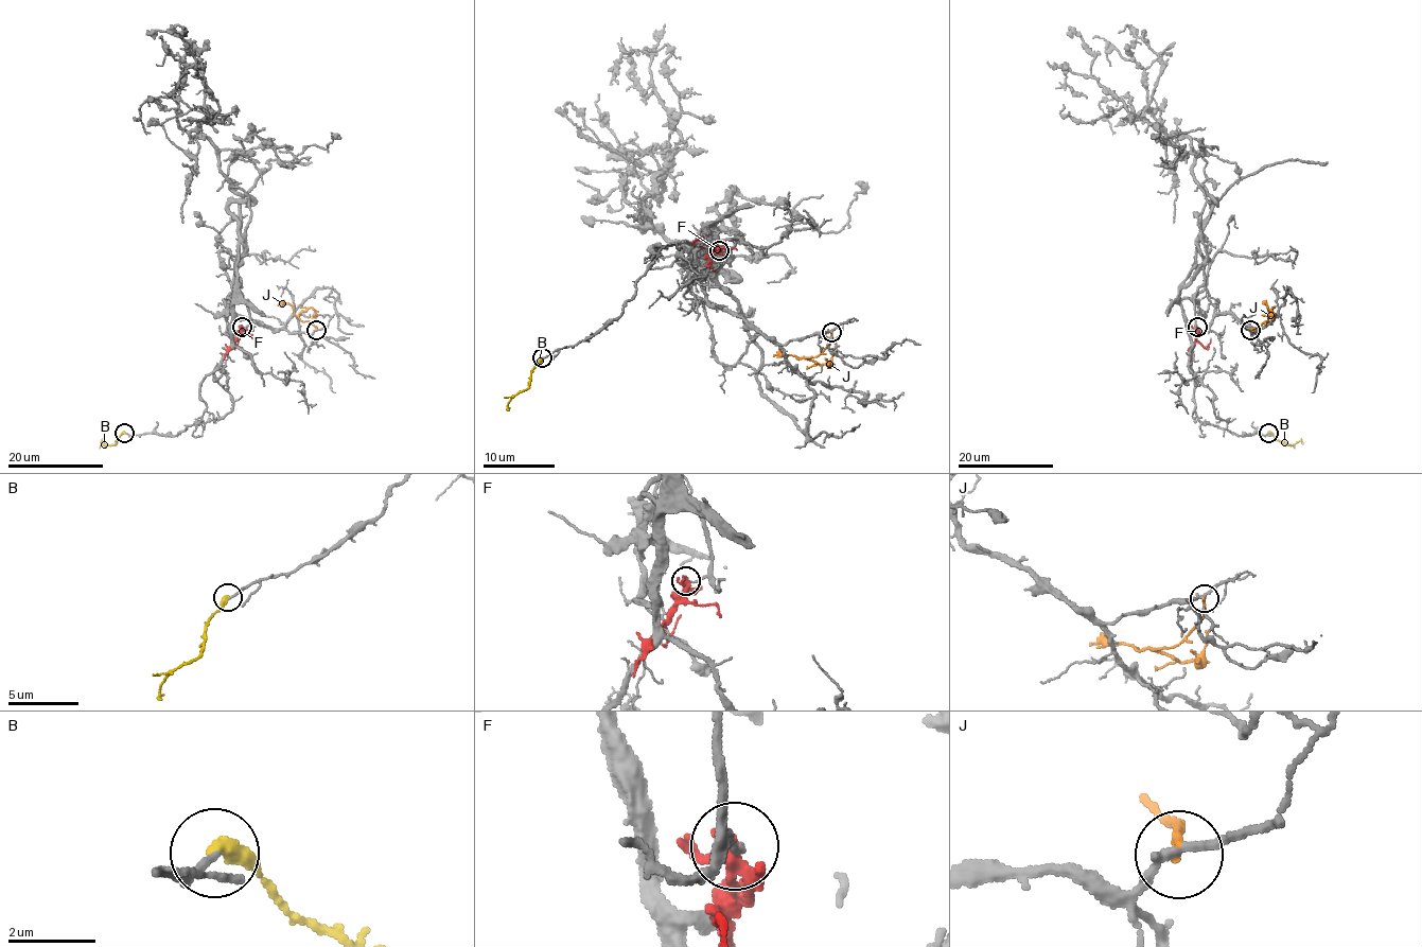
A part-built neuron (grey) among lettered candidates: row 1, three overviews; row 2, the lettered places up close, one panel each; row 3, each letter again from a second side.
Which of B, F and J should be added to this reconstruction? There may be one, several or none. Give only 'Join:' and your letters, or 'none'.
Join: B

